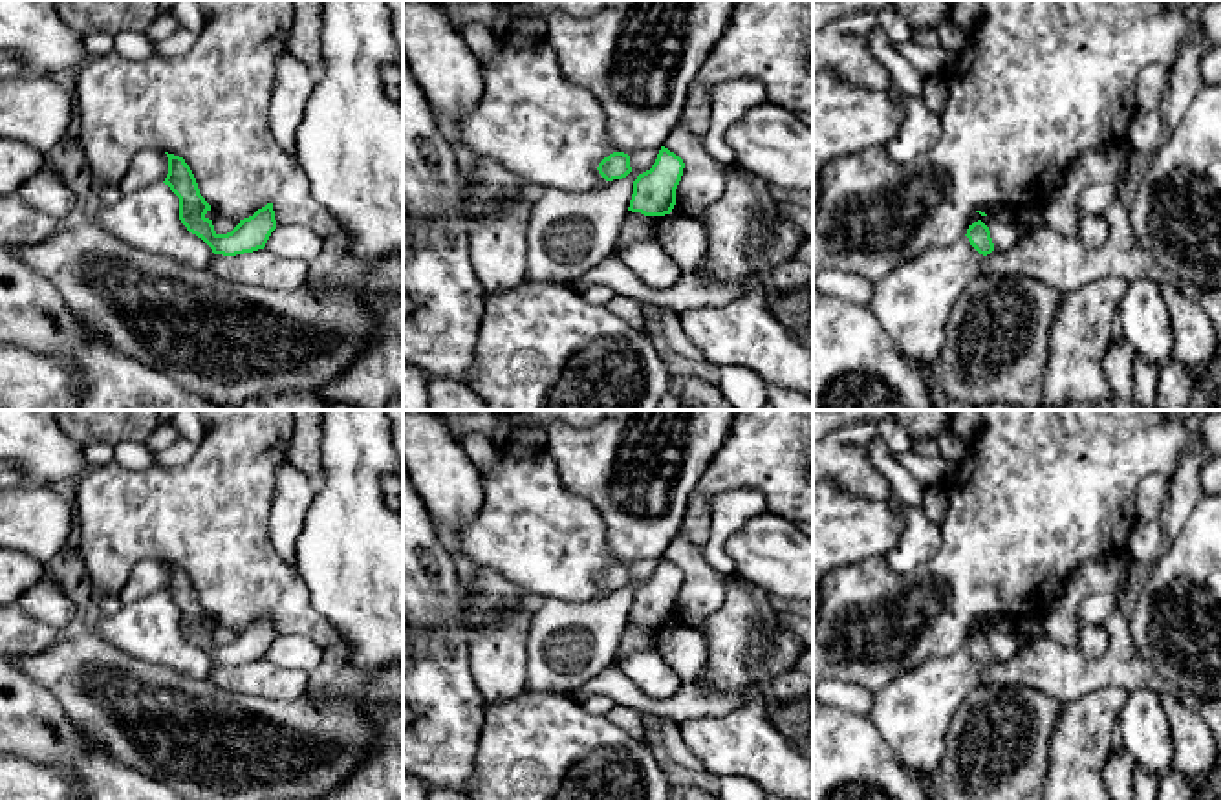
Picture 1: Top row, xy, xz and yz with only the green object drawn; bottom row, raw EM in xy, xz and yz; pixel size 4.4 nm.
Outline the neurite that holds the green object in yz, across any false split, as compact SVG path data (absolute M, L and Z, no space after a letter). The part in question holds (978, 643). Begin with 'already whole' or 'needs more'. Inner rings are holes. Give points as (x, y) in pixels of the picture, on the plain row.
already whole; M978 630L972 635L969 635L967 644L970 655L983 666L990 665L994 661L994 654L990 648L989 637Z

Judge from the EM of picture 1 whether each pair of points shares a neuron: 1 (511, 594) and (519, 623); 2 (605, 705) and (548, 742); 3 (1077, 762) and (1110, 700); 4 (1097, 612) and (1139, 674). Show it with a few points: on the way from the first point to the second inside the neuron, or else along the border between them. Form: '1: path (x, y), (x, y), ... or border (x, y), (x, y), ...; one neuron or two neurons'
1: border (533, 608), (504, 608), (491, 621), (476, 628); two neurons
2: border (579, 703), (586, 711), (605, 716); two neurons
3: path (1079, 747), (1082, 731), (1095, 714); one neuron
4: border (1121, 608), (1104, 625); two neurons

